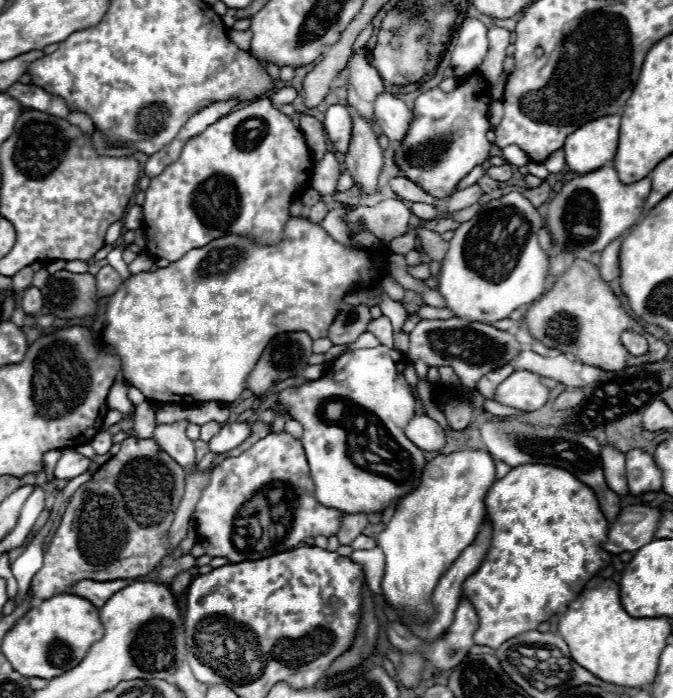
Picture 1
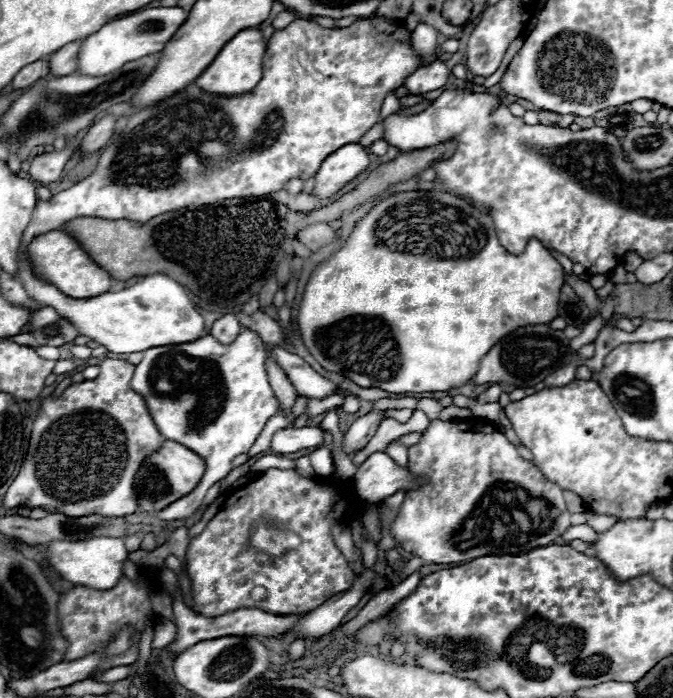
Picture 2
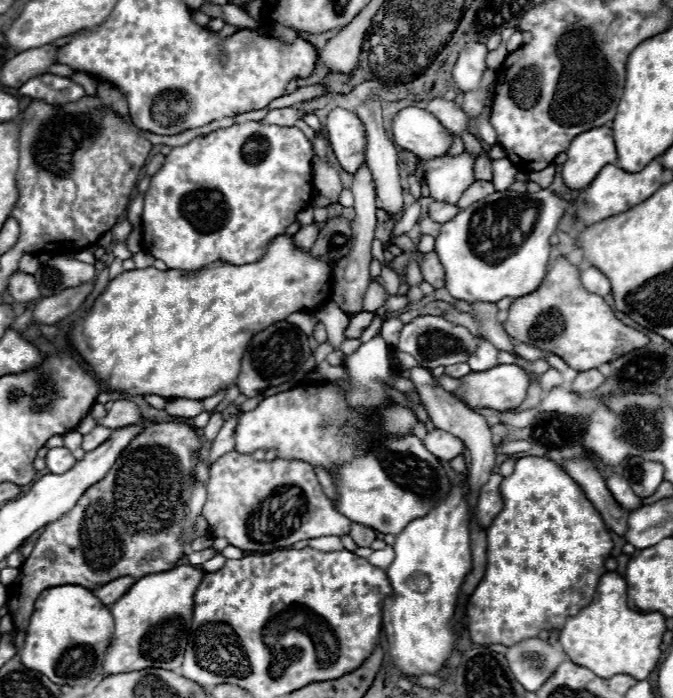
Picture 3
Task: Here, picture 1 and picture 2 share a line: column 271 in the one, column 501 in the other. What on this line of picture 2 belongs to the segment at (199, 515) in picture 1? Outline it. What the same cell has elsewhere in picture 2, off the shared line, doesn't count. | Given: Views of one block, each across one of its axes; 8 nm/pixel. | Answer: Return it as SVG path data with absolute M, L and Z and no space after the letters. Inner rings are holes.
M432 420L422 432L422 440L408 448L408 470L428 480L406 492L388 530L400 550L410 552L424 562L462 564L480 556L520 556L552 544L552 540L570 526L570 512L566 510L562 488L550 482L532 462L524 460L510 440L492 424L478 422L474 432L464 422Z

